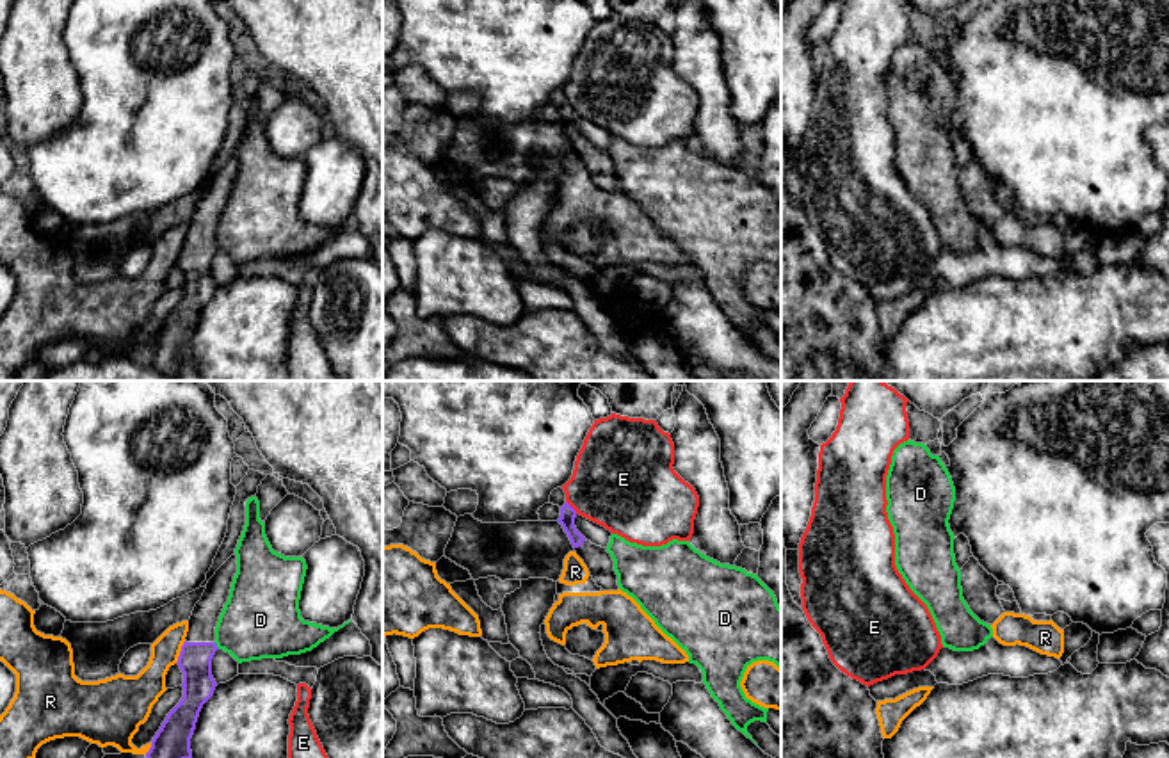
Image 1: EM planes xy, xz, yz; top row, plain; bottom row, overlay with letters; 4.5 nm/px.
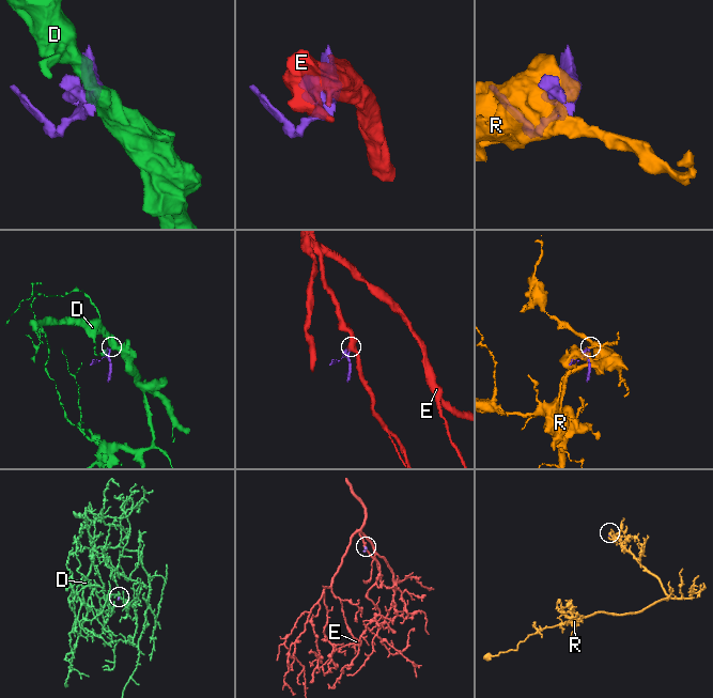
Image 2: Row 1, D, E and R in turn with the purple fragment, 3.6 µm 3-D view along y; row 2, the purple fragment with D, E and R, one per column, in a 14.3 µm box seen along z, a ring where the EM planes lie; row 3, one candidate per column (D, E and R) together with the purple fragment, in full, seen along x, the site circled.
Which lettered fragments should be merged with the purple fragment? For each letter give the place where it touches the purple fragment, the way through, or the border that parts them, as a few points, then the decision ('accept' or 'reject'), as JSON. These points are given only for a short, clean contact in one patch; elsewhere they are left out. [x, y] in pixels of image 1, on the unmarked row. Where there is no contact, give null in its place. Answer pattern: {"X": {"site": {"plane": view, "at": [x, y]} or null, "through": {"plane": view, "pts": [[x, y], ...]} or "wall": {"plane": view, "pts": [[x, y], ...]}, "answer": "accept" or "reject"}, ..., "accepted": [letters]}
{"D": {"site": {"plane": "xy", "at": [216, 248]}, "wall": {"plane": "xy", "pts": [[214, 244], [219, 249]]}, "answer": "reject"}, "E": {"site": {"plane": "xz", "at": [572, 109]}, "wall": {"plane": "xz", "pts": [[566, 102], [577, 114]]}, "answer": "reject"}, "R": {"site": {"plane": "xy", "at": [180, 253]}, "answer": "reject"}, "accepted": []}

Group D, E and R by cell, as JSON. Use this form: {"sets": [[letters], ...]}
{"sets": [["D"], ["E"], ["R"]]}

